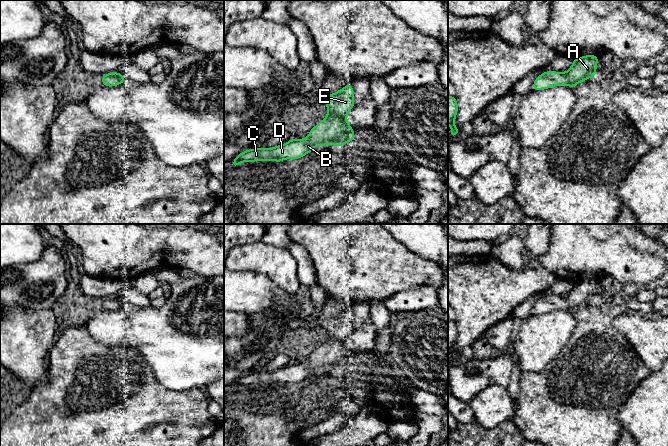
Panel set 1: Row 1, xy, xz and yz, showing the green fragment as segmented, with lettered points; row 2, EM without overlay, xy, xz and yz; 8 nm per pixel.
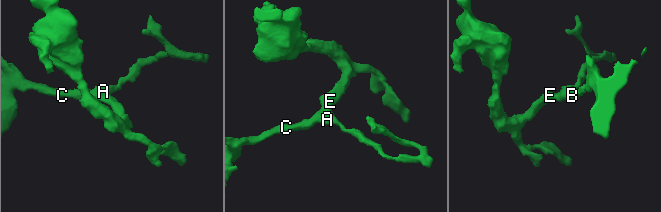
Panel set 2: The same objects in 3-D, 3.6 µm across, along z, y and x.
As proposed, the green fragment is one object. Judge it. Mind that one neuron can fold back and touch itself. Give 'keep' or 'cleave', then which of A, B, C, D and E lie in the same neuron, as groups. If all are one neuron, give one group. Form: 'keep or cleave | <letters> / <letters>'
keep | A B C D E

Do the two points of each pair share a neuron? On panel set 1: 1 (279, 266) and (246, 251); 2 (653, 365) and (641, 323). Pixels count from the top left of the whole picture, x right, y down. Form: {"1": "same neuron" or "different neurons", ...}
{"1": "same neuron", "2": "same neuron"}

